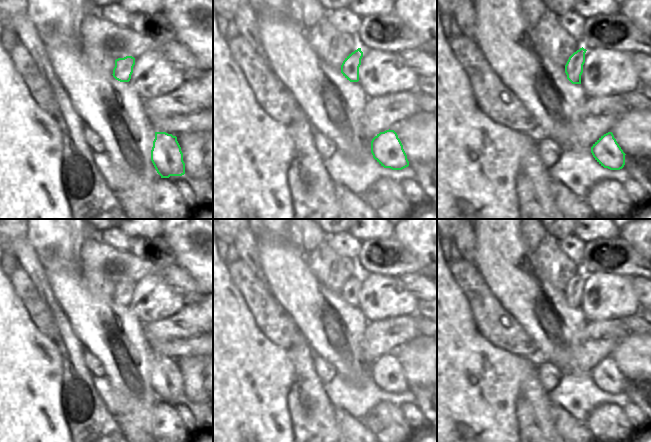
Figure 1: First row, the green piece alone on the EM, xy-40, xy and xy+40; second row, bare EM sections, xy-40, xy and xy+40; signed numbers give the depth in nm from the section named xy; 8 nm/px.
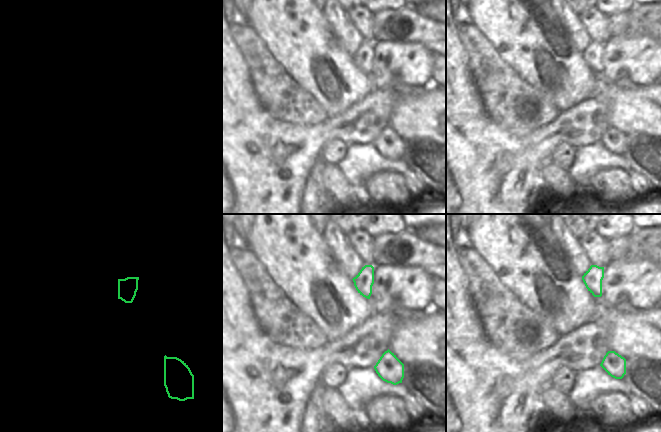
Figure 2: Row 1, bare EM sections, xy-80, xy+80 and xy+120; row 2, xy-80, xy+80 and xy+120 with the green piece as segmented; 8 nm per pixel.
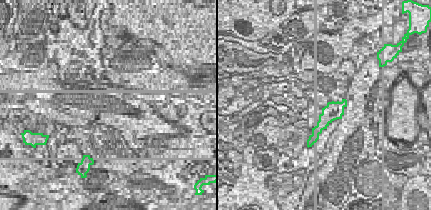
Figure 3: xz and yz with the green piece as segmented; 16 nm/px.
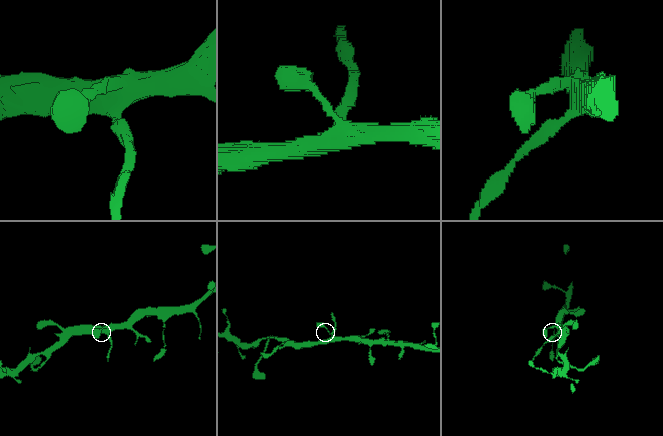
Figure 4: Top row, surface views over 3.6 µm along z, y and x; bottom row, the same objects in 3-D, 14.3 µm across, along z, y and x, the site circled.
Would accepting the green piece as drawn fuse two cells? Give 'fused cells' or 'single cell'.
fused cells

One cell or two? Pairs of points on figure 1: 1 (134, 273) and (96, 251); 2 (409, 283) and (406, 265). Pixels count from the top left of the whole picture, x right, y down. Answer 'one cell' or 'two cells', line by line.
1: one cell
2: two cells

